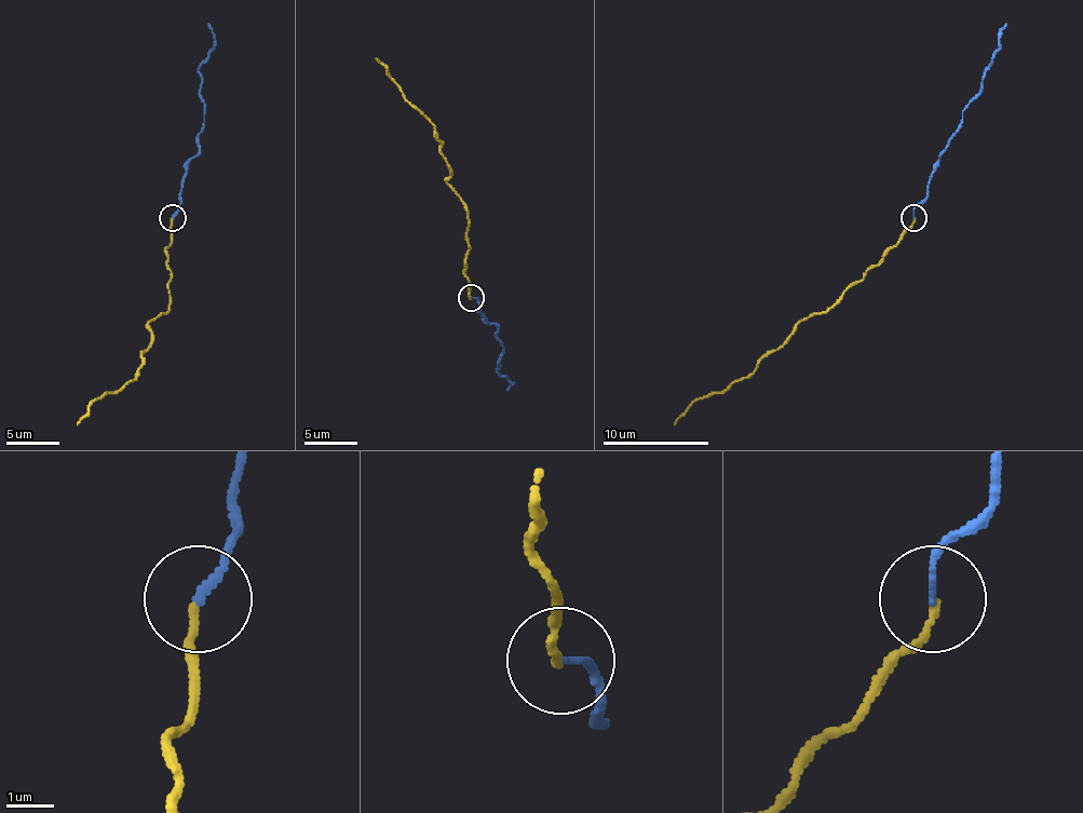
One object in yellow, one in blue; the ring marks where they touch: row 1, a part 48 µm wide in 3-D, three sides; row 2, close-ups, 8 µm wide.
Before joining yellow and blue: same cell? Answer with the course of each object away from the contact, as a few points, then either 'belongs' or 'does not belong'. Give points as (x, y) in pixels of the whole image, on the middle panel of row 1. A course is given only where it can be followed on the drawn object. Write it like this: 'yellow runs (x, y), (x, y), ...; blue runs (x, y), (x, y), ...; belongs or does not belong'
yellow runs (470, 297), (464, 273), (464, 255), (470, 249), (468, 215), (459, 193), (449, 184), (441, 140), (375, 59); blue runs (470, 297), (483, 317), (497, 326), (497, 337), (502, 341), (497, 370), (512, 384), (508, 389); does not belong

